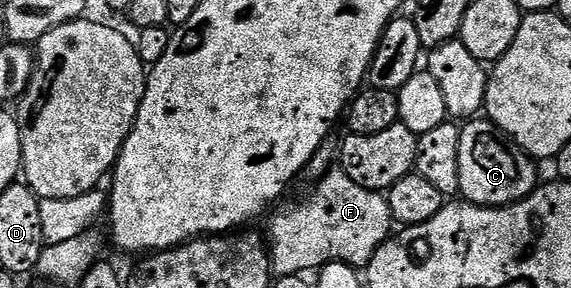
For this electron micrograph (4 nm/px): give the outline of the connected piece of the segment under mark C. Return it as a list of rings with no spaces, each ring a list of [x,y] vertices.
[[[477,117],[460,133],[458,177],[460,195],[479,207],[510,207],[536,190],[536,167],[532,156],[513,143],[491,119]]]

